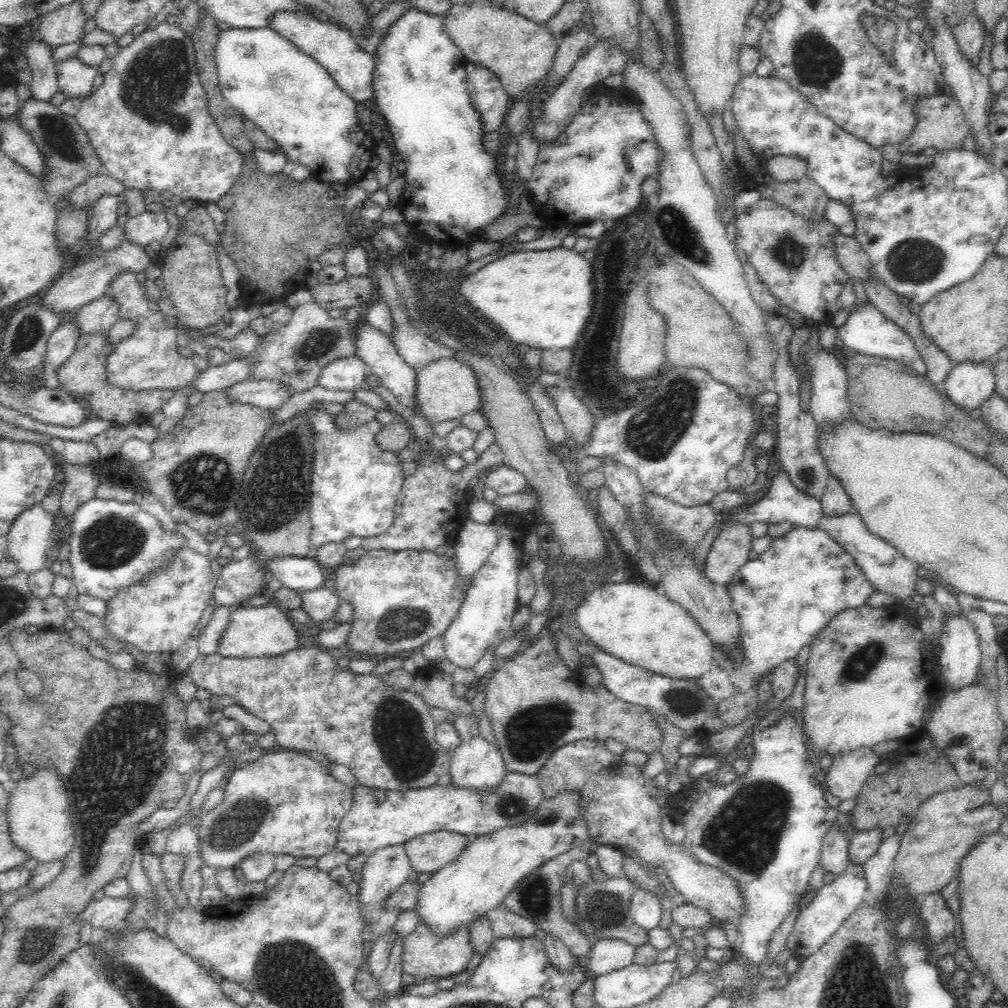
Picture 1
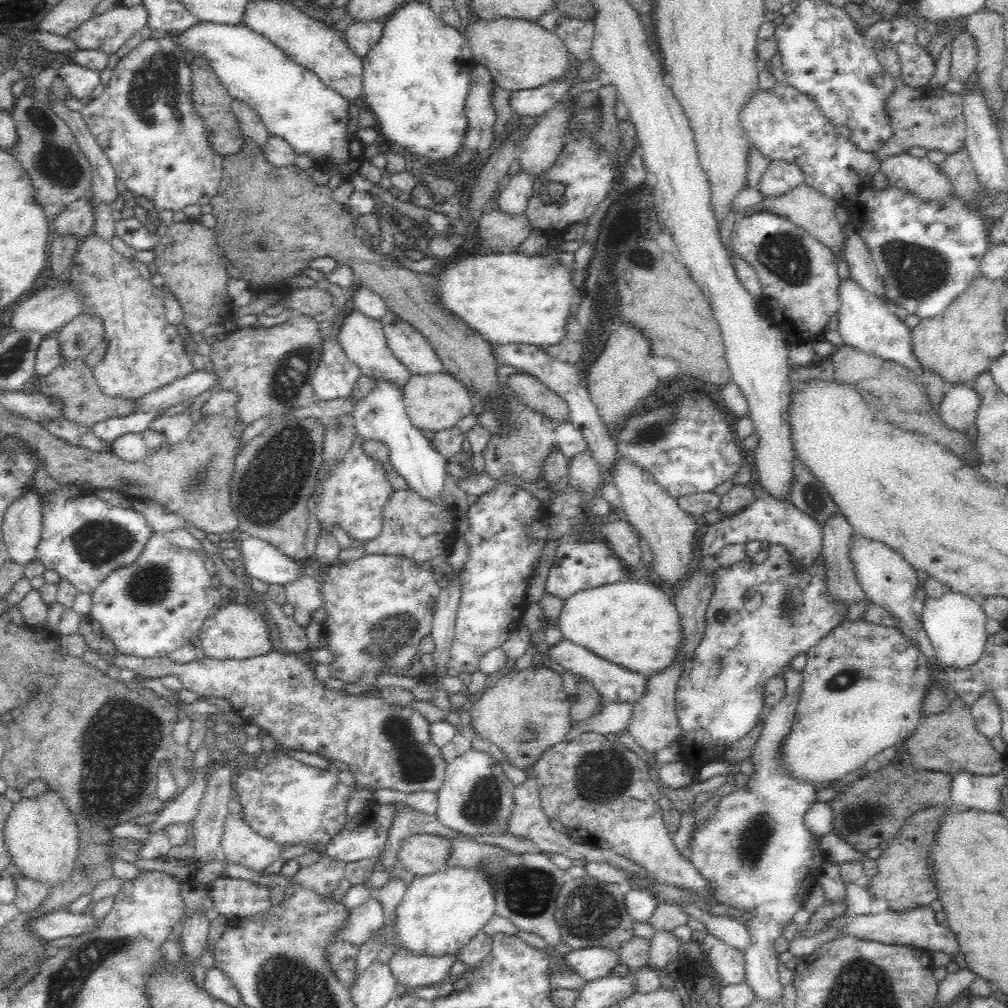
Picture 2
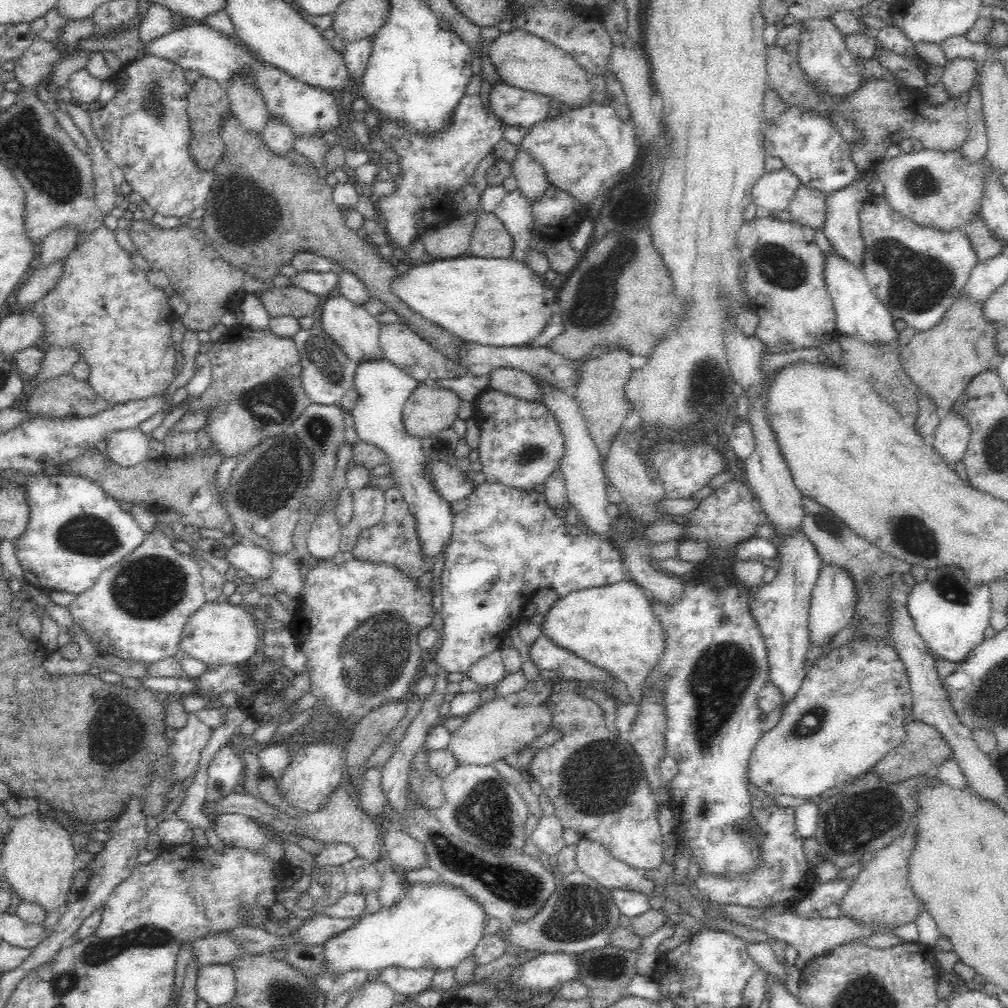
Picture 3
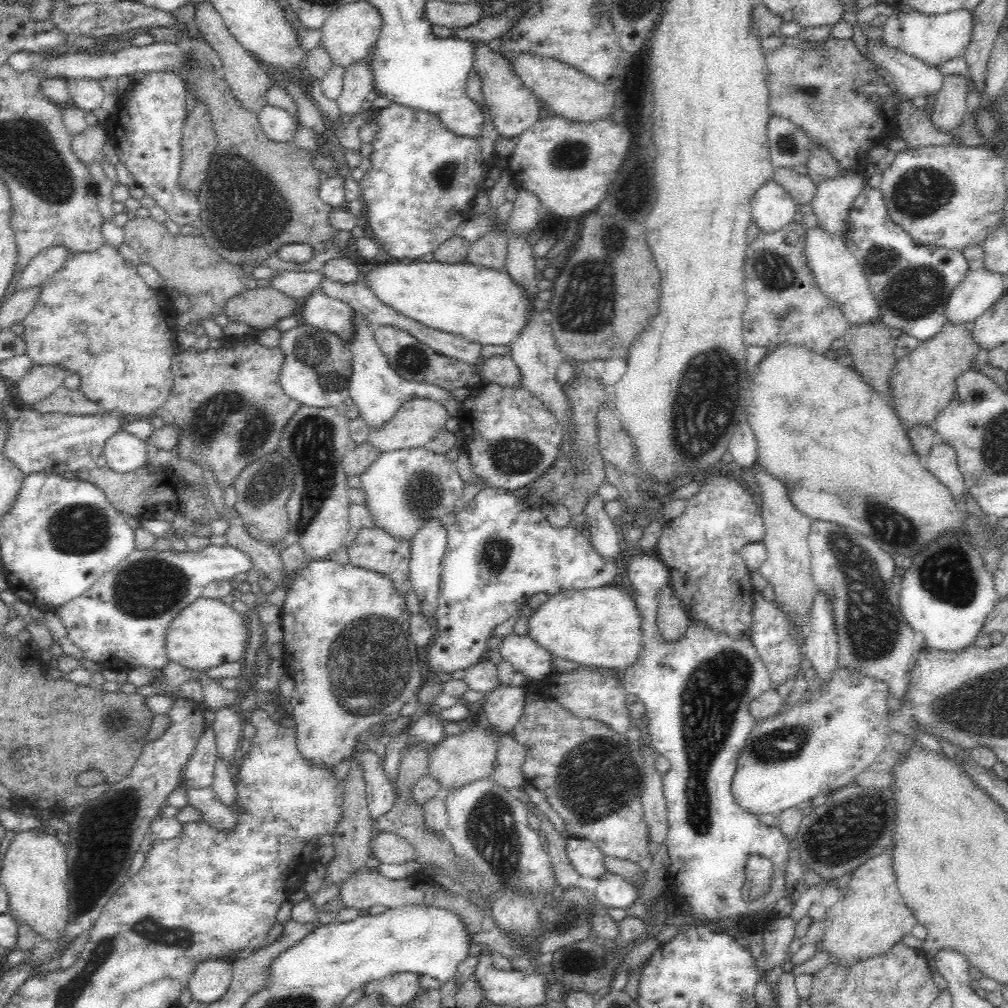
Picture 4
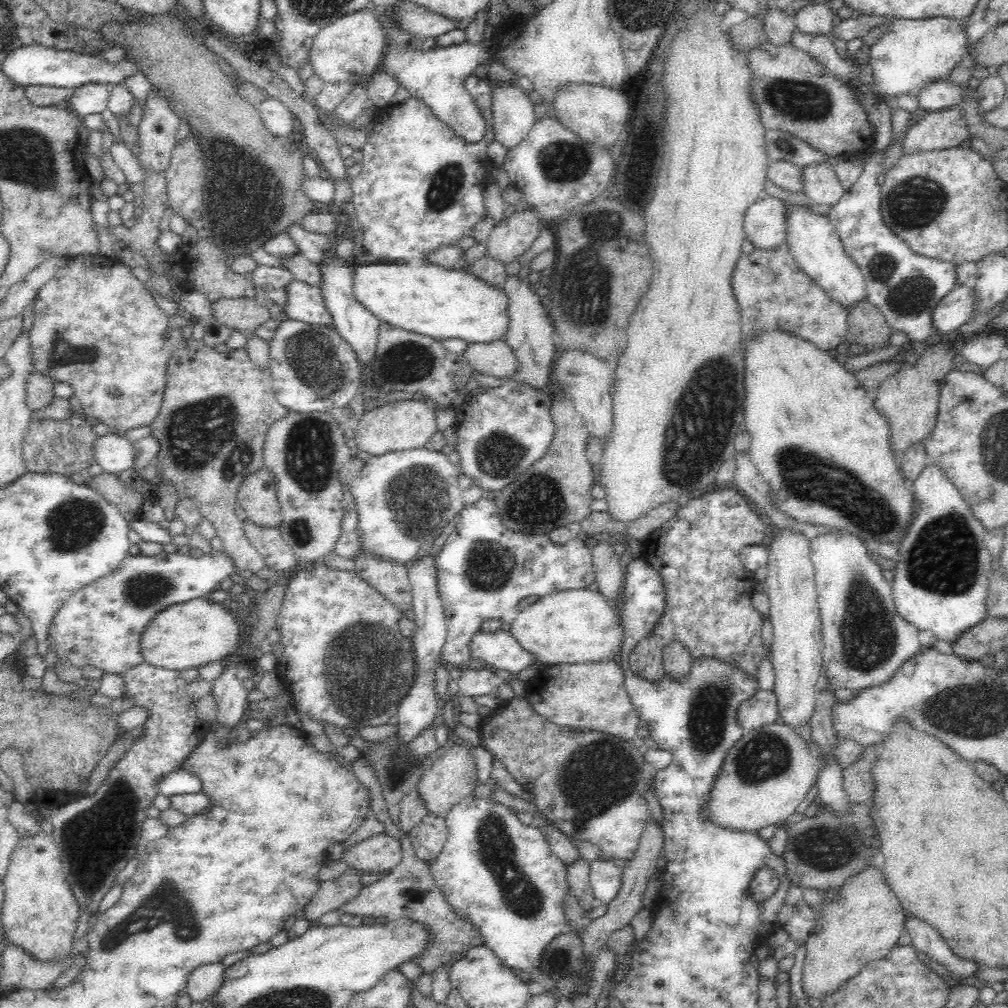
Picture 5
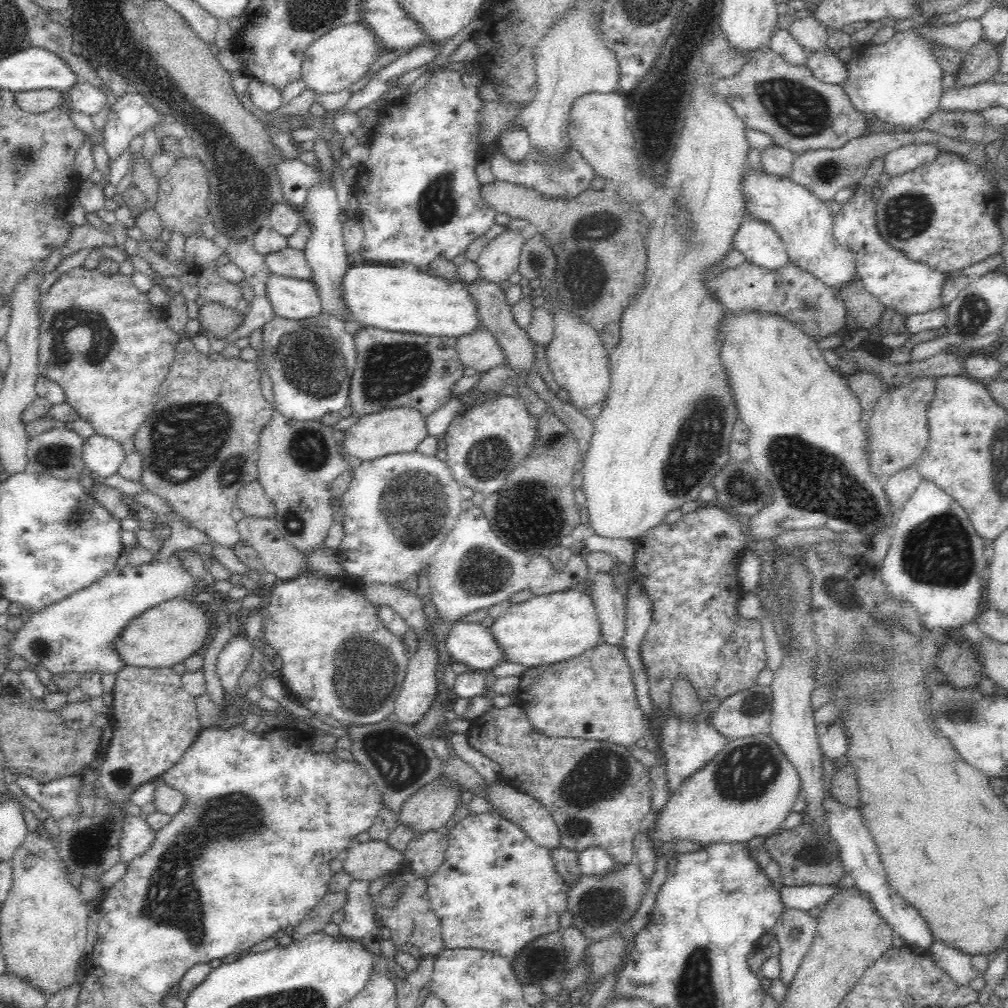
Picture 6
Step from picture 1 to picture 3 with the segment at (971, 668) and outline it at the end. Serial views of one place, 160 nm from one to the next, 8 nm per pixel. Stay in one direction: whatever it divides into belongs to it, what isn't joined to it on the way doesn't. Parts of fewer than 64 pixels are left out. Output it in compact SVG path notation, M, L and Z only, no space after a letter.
M934 566L927 568L925 580L916 582L908 595L908 613L932 654L960 662L983 641L992 608L988 584L976 585L957 566Z

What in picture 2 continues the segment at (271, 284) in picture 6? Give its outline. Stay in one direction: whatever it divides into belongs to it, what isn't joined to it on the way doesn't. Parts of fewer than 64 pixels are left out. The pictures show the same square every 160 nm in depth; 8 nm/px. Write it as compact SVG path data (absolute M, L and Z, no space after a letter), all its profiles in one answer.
M353 307L351 312L343 318L336 340L340 343L340 347L342 347L346 356L356 363L361 374L393 382L399 388L406 385L411 374L404 363L400 362L400 359L396 358L396 355L388 348L384 329L379 319L370 318Z

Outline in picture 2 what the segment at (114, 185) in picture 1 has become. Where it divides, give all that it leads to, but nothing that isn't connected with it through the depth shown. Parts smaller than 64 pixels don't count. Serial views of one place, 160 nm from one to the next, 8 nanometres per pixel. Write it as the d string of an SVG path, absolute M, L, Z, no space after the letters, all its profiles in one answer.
M84 199L68 205L68 208L54 217L54 237L74 235L76 237L90 236L93 232L94 221L90 220L93 205Z

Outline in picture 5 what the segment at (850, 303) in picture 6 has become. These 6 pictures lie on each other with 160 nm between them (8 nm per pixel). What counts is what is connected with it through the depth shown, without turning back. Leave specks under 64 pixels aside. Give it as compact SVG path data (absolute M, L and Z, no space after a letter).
M860 298L847 307L848 337L856 346L867 346L875 350L888 343L894 330L887 324L885 316L867 299Z

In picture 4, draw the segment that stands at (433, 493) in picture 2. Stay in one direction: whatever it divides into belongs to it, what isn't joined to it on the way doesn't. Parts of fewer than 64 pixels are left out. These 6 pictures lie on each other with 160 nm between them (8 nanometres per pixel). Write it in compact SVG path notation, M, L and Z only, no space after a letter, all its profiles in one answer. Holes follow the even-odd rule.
M352 310L352 336L348 340L348 346L352 355L352 374L350 377L350 398L358 406L359 414L368 422L367 426L382 426L388 422L396 410L413 398L428 398L430 400L442 403L447 407L448 412L454 417L457 416L458 407L452 392L446 391L436 385L424 382L410 382L403 379L388 365L386 355L381 351L377 340L375 339L375 326L371 324L369 318ZM428 520L414 536L411 544L411 556L408 560L411 590L420 600L420 615L426 619L435 618L439 604L439 586L441 583L442 558L447 544L447 531L442 528L441 520Z

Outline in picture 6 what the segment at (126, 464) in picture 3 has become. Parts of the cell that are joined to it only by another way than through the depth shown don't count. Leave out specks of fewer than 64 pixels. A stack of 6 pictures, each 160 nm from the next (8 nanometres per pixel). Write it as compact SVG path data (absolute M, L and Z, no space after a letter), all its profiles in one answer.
M97 434L83 439L82 452L84 465L103 478L116 475L125 456L119 441Z

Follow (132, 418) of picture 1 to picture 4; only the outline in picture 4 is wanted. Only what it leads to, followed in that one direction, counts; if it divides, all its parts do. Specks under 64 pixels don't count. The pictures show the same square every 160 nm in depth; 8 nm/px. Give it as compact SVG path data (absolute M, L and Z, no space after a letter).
M64 385L59 386L52 394L34 404L32 408L39 413L60 413L80 415L96 415L101 412L100 405L86 399L80 389L68 389Z

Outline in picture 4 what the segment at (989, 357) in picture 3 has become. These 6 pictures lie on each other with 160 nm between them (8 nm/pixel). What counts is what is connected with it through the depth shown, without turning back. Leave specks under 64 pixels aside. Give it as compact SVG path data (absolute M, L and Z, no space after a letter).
M946 323L932 338L921 342L910 354L900 353L888 374L888 393L884 398L894 409L906 431L918 425L933 426L940 411L954 398L956 376L970 370L980 347L972 341L970 325Z

